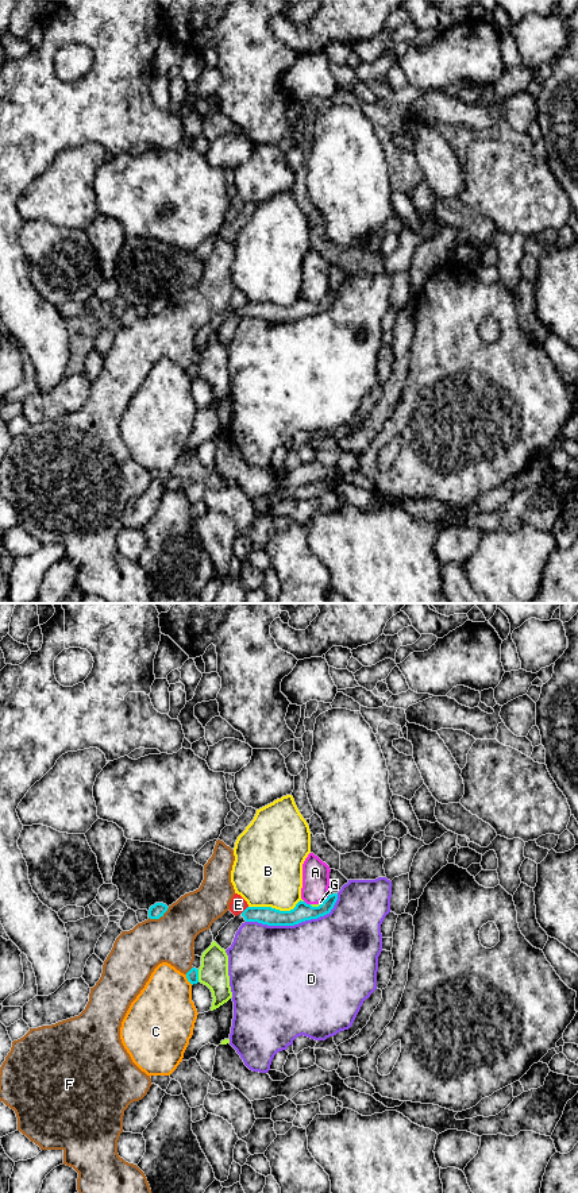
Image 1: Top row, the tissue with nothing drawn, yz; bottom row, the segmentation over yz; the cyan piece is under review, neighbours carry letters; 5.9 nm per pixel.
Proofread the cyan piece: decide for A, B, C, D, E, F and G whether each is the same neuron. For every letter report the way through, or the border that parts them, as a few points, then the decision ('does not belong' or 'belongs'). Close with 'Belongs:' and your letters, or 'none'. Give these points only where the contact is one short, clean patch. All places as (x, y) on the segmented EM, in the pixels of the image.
A: does not belong
B: does not belong
C: does not belong
D: does not belong
E: border along yz (247, 906), (241, 912); does not belong
F: does not belong
G: does not belong
Belongs: none

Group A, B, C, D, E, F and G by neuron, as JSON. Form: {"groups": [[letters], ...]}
{"groups": [["A", "G"], ["B"], ["C"], ["D"], ["E"], ["F"]]}

